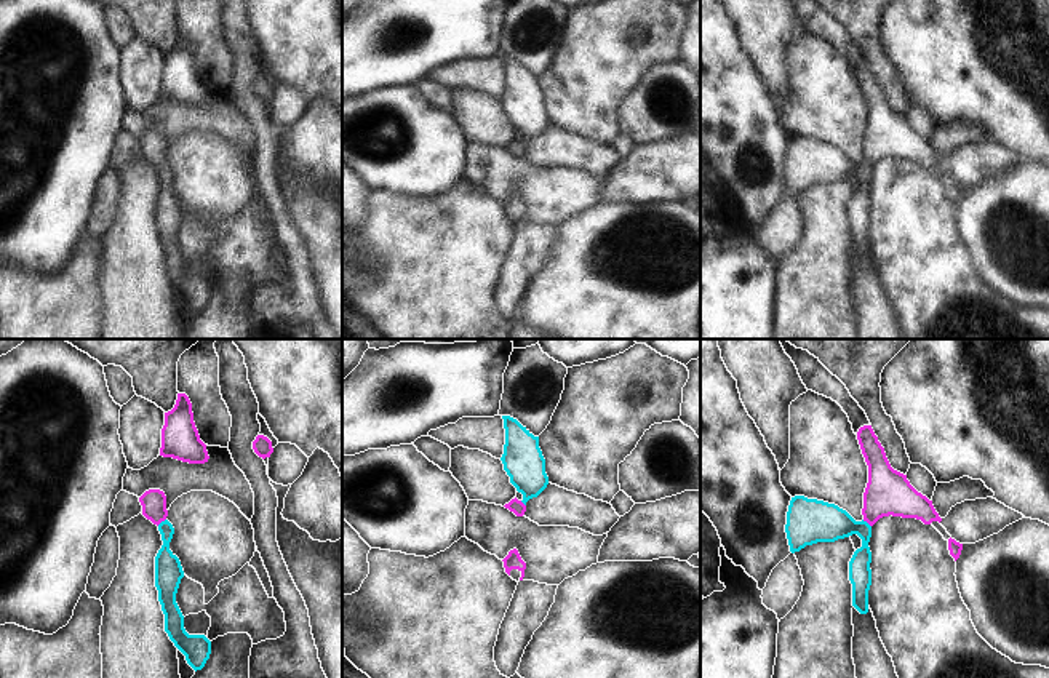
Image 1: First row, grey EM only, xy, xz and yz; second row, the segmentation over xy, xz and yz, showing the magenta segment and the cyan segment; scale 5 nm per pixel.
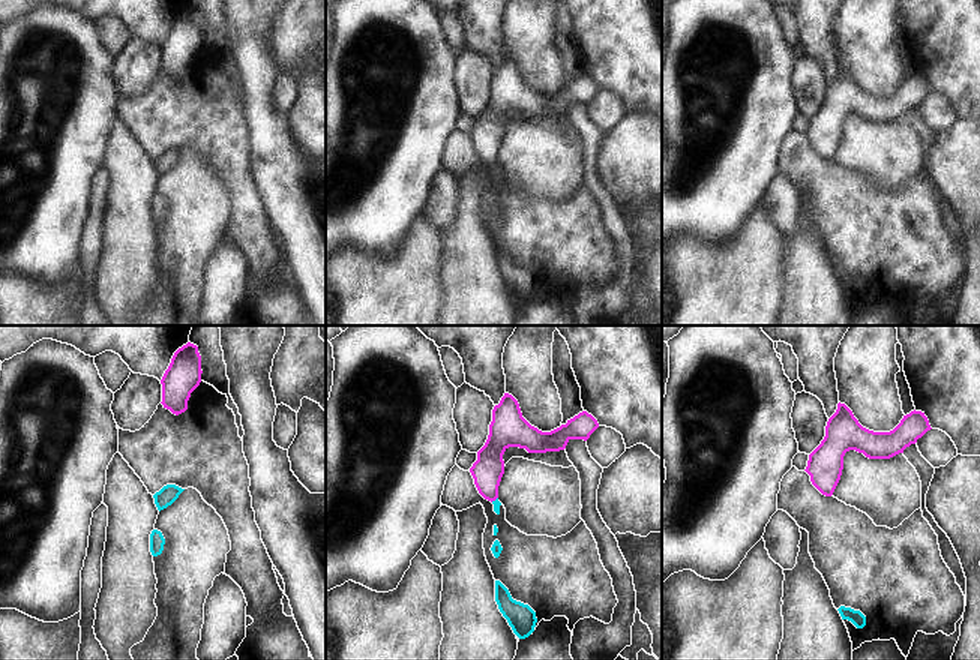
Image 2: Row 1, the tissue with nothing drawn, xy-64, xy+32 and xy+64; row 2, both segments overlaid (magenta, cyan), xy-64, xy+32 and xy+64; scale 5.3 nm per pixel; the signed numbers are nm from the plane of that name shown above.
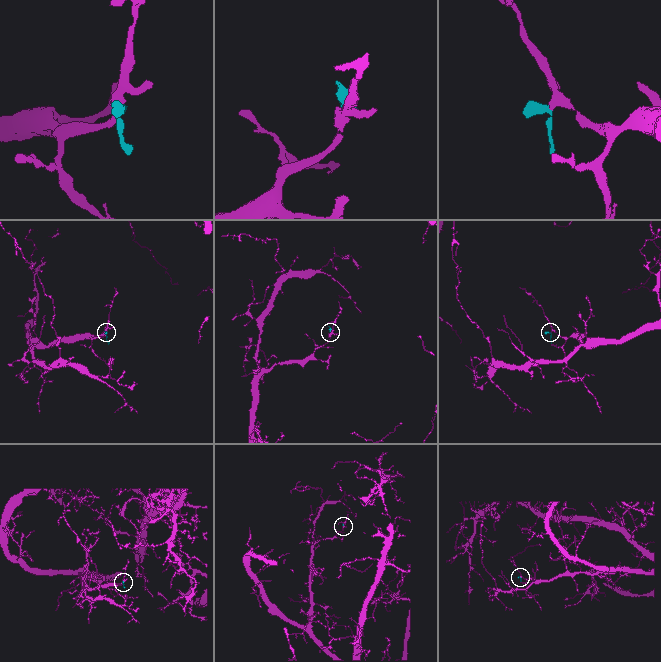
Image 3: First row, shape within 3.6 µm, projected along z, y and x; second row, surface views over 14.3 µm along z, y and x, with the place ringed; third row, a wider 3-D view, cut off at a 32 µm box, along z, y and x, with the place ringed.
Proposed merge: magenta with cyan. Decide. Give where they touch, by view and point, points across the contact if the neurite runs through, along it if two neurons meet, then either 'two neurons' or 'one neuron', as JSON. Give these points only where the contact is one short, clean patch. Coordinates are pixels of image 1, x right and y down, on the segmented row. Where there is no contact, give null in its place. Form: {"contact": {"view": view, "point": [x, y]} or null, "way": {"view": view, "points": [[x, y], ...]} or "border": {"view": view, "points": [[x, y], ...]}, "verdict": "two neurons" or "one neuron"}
{"contact": {"view": "xy", "point": [160, 522]}, "way": {"view": "xy", "points": [[154, 501], [160, 522], [168, 570]]}, "verdict": "one neuron"}

